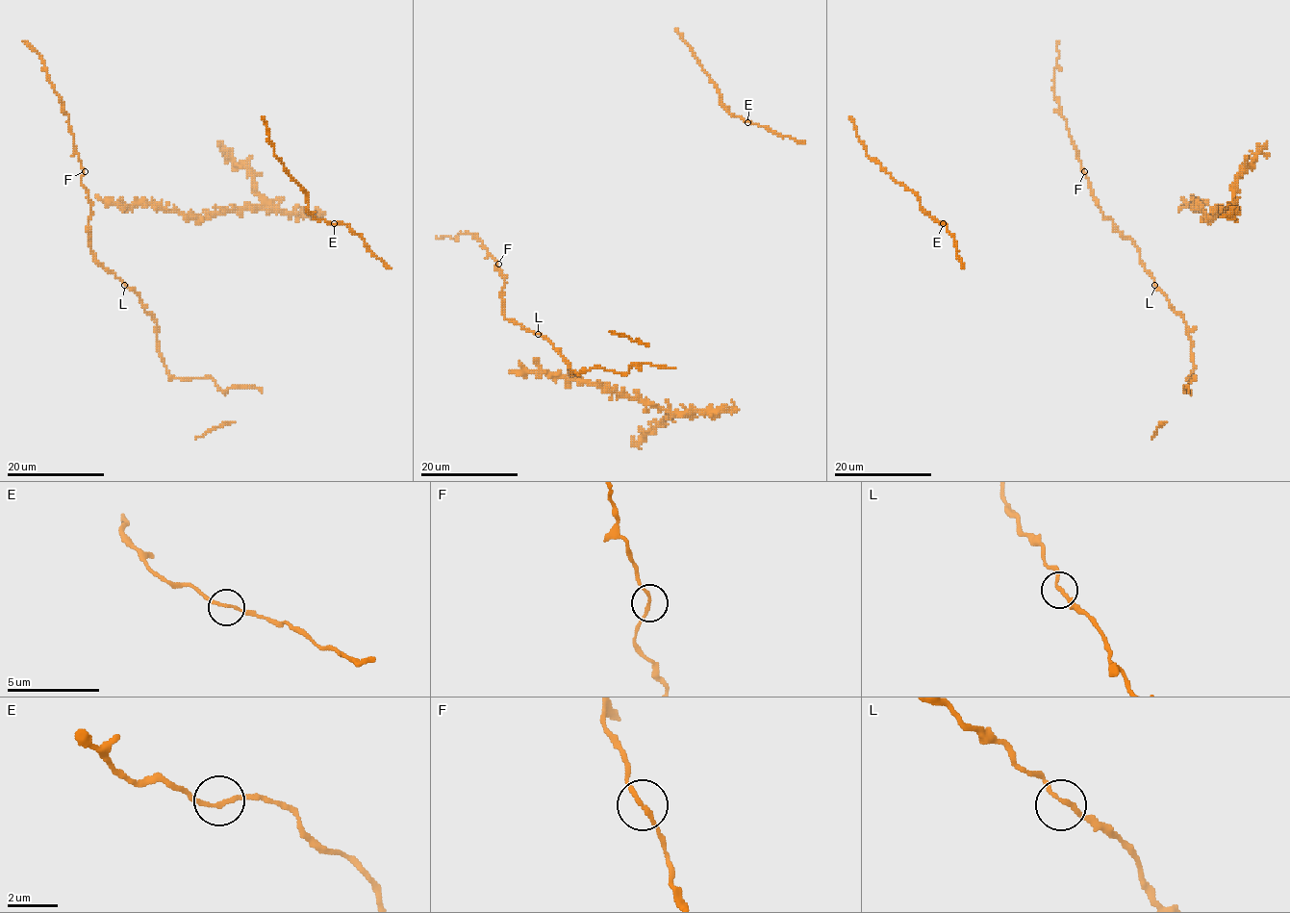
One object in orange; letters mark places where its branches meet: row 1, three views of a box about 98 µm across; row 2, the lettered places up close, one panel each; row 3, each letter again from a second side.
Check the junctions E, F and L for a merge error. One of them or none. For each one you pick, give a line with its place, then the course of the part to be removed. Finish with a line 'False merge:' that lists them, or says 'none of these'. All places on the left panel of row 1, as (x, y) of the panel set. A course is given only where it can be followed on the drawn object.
False merge: none of these

